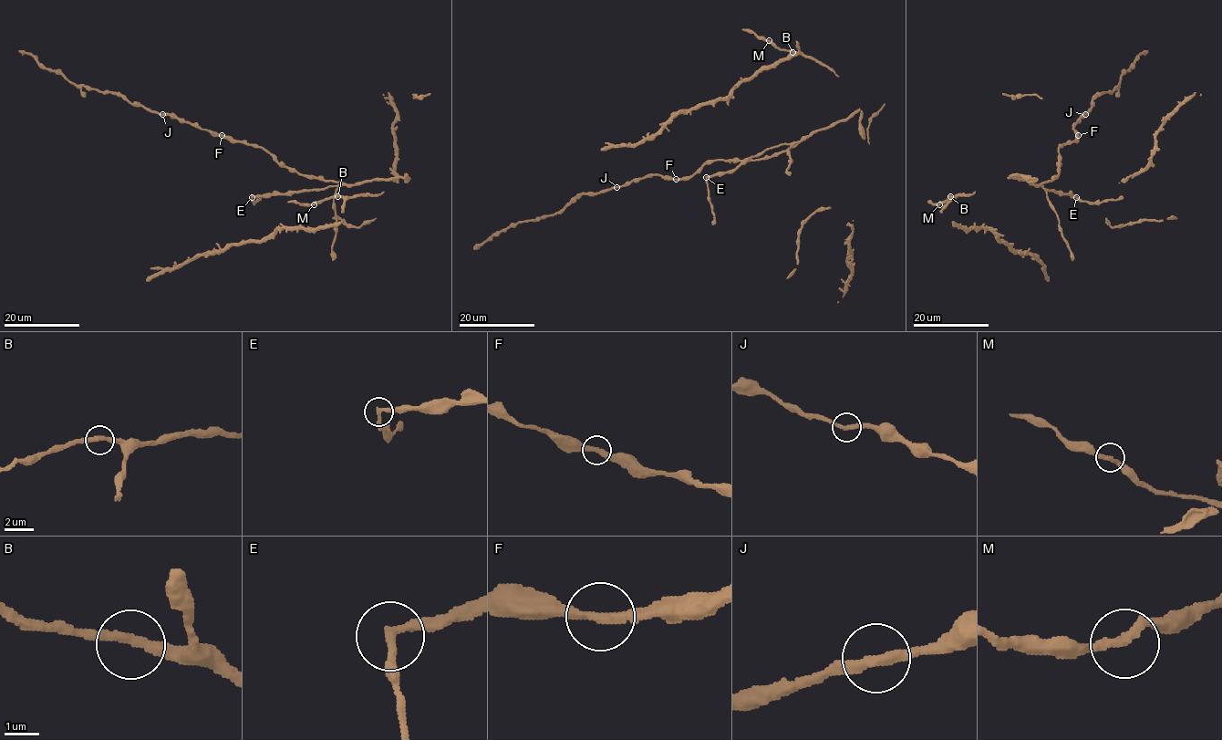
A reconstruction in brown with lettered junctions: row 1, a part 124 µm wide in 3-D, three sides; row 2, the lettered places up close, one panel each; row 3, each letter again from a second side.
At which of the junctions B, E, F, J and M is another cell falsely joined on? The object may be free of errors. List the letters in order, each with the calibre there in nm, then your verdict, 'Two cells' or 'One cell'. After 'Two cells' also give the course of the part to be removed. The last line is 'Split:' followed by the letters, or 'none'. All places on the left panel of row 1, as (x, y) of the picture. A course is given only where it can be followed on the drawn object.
B: Thickness 280 nm. One cell
E: Thickness 260 nm. Two cells
F: Thickness 280 nm. One cell
J: Thickness 280 nm. One cell
M: Thickness 280 nm. One cell
Split: E

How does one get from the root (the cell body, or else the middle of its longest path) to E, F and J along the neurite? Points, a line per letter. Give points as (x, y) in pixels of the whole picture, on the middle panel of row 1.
E: (812, 134), (799, 141), (767, 148), (747, 157), (732, 170), (707, 177)
F: (812, 134), (803, 137), (794, 146), (770, 156), (753, 161), (710, 161), (693, 174), (676, 179)
J: (812, 134), (784, 151), (759, 160), (710, 161), (693, 174), (680, 179), (647, 175), (616, 187)

